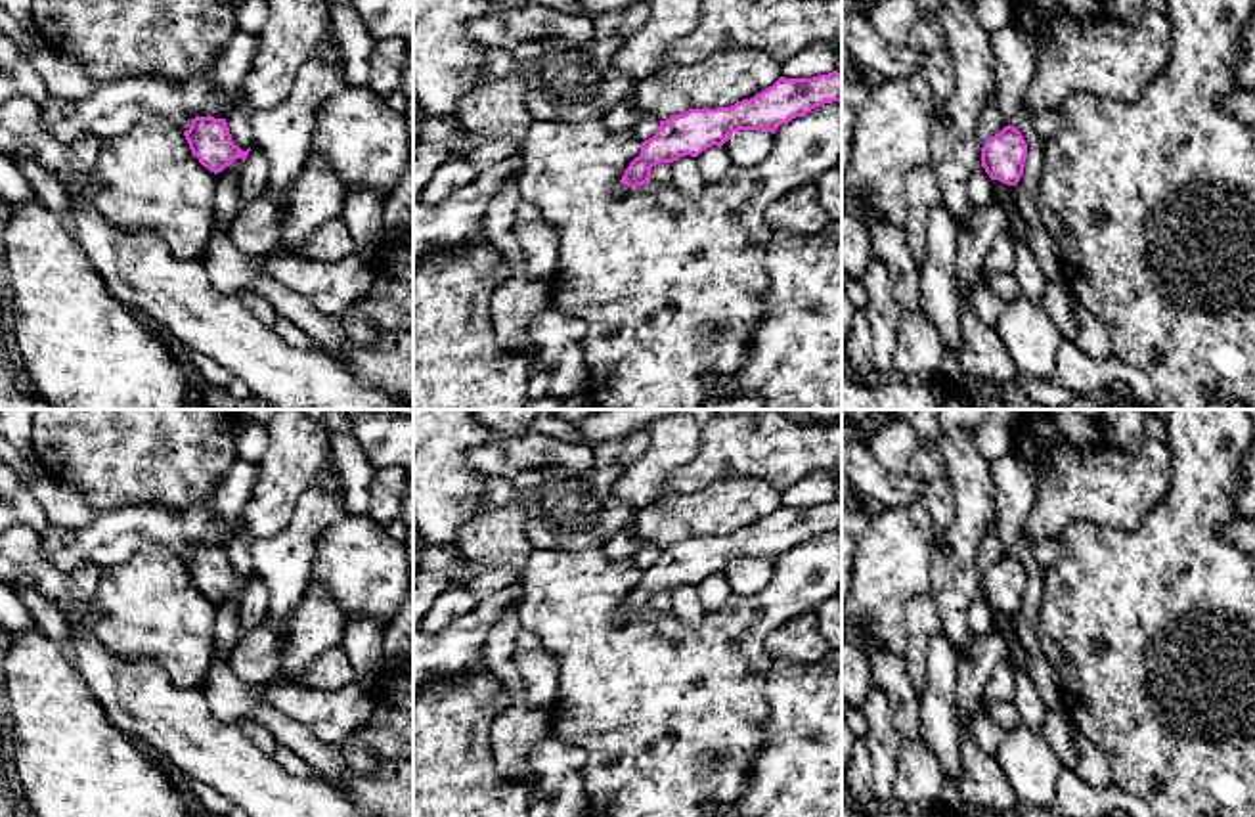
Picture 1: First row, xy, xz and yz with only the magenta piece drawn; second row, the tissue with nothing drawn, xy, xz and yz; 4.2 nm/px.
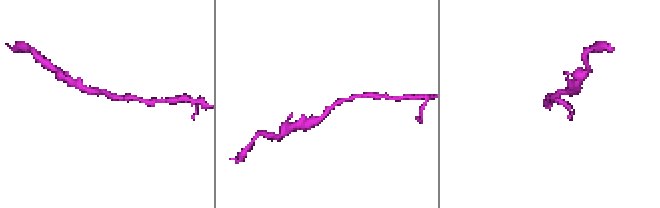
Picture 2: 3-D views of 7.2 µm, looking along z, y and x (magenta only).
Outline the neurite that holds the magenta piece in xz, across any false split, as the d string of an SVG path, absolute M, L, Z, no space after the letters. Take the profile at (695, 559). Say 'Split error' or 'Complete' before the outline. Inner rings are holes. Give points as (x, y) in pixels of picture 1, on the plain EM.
Complete. M832 499L813 507L784 507L731 536L689 538L660 549L656 563L641 572L641 582L629 591L622 612L629 616L650 610L650 597L679 585L698 585L712 574L723 574L733 561L773 561L796 545L825 532L842 530L842 501Z

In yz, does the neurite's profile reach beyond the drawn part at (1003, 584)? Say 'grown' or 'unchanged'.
unchanged

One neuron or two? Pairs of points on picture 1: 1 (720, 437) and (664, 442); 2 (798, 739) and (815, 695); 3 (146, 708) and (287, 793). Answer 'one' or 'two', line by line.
1: two
2: one
3: one

